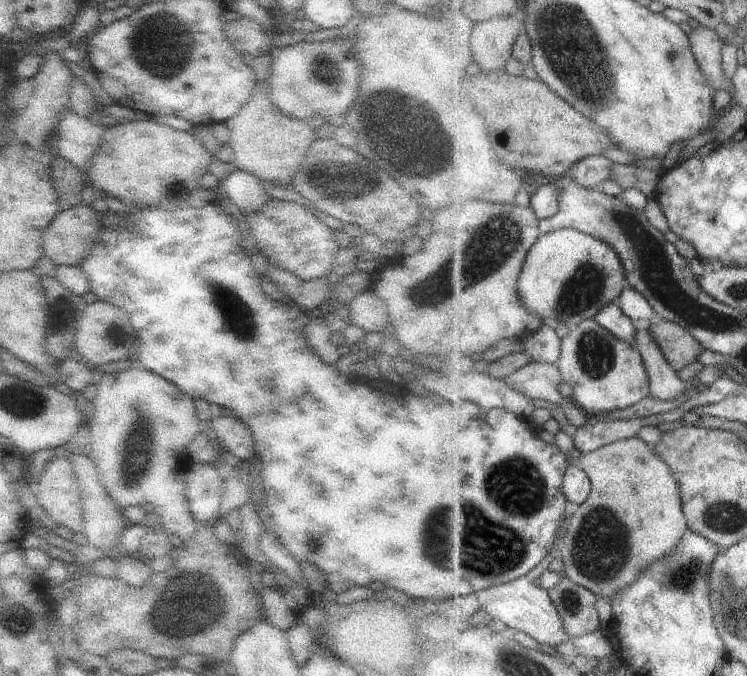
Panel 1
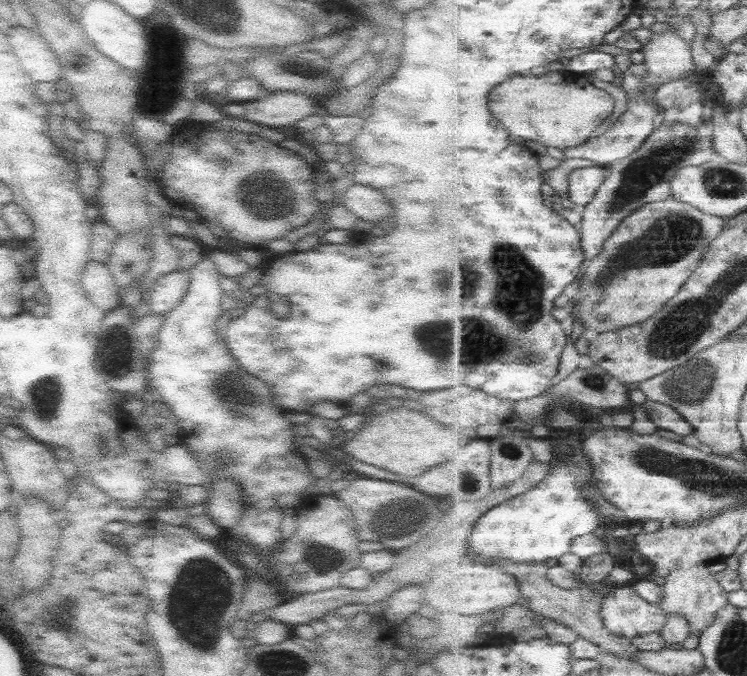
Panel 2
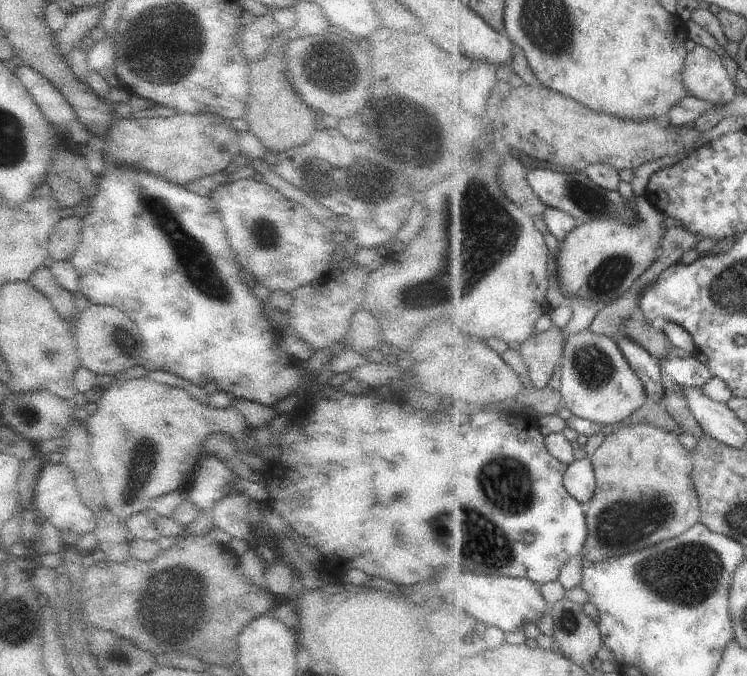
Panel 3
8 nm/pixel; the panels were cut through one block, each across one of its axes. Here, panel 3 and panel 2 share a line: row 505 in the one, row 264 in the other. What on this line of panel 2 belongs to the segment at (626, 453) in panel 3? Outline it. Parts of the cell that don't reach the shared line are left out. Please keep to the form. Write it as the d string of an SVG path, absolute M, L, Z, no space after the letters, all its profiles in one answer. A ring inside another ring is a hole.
M675 198L647 203L628 216L609 236L602 252L585 265L585 274L579 284L579 293L576 294L579 295L580 304L577 317L581 319L589 336L641 324L657 315L669 300L680 293L685 282L698 269L709 246L724 230L725 223L723 217L707 214Z

